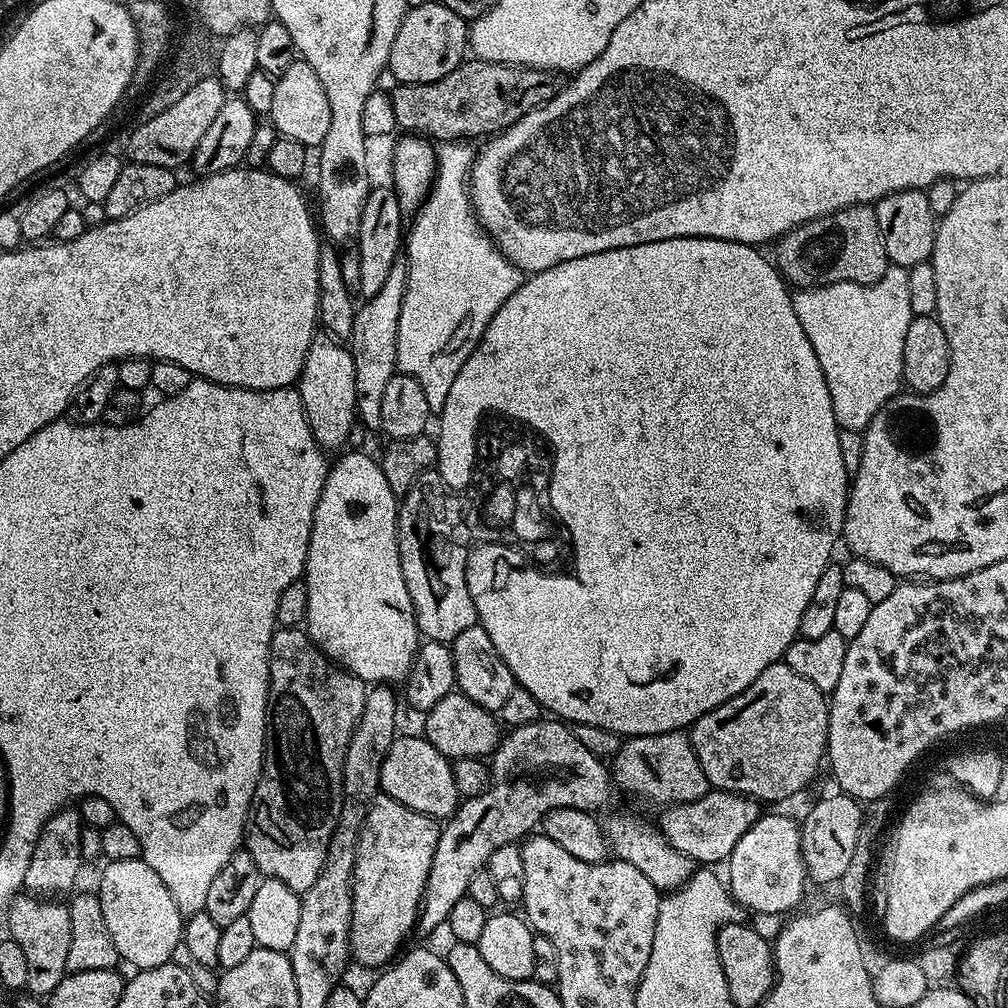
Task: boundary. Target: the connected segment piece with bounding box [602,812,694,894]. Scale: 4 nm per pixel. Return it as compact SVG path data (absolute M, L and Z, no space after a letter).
M620 812L617 816L610 817L608 821L605 819L602 827L604 837L608 839L611 855L615 859L630 862L630 866L635 866L637 870L642 870L642 874L646 874L646 878L650 878L650 882L654 882L654 886L660 889L661 893L667 894L681 888L692 877L694 871L692 859L674 850L653 821L651 824L640 816Z

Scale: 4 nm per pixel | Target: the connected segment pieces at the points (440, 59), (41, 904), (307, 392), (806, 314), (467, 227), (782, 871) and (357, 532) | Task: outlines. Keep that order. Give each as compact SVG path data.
M426 2L404 13L402 26L398 26L398 34L394 34L394 46L390 46L387 71L390 76L392 72L396 84L434 82L458 67L469 48L469 21L454 14L454 10L446 10L446 6L438 2Z
M20 894L12 901L6 917L7 935L18 942L18 946L22 946L22 954L26 954L30 970L26 977L27 991L37 998L47 998L68 972L66 953L70 951L70 914L67 903L56 903L60 902L52 898Z
M317 334L310 342L306 362L300 371L298 391L312 437L325 450L340 447L343 449L352 427L357 427L358 424L354 390L354 358L351 351L341 341L334 340L327 334Z
M890 266L873 284L838 282L821 288L801 288L792 292L792 305L802 330L806 330L806 338L810 338L810 346L814 346L814 354L818 354L818 366L822 366L824 381L830 390L837 425L863 433L874 414L878 414L888 400L893 400L904 384L906 330L910 330L913 317L908 269Z
M464 142L439 145L432 190L420 211L411 217L406 232L408 281L400 326L406 330L407 343L412 343L410 374L422 386L432 414L439 414L446 406L450 385L458 378L466 358L479 346L490 318L498 314L502 302L526 279L525 273L500 253L472 209L468 174L474 152L468 148L471 147Z
M768 814L761 815L758 822L754 822L754 826L750 826L750 830L746 830L746 834L742 834L742 838L738 838L738 846L734 846L734 850L728 855L726 861L728 867L728 876L726 872L726 883L729 892L732 894L733 900L742 907L751 910L753 913L765 912L766 914L785 914L791 913L796 903L804 896L804 884L806 885L806 873L804 870L804 859L802 858L802 850L800 849L800 824L797 821L792 821L788 816L768 816Z
M347 452L329 467L314 510L302 577L306 586L306 631L329 661L340 665L344 671L352 672L369 685L396 686L407 680L416 651L422 643L414 602L410 602L410 590L406 590L406 578L402 578L396 525L398 493L390 490L390 482L386 482L386 474L375 455Z

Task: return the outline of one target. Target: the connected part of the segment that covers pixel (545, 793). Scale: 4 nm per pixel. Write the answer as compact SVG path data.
M541 718L530 726L511 729L490 757L490 776L495 783L485 788L482 794L467 797L440 829L438 846L434 850L434 862L430 862L424 897L420 900L419 931L432 932L435 928L443 929L447 925L450 909L456 905L458 898L468 894L470 878L485 871L487 864L484 863L499 848L523 841L535 829L532 827L535 824L537 827L550 810L573 808L595 813L596 808L602 807L611 798L612 792L614 793L614 781L609 765L583 745L567 723L556 718Z

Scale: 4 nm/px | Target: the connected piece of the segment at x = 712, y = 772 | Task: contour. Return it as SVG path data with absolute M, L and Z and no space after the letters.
M786 663L772 664L742 694L722 702L714 710L702 714L690 729L694 754L706 774L709 785L721 792L737 792L754 800L788 800L796 796L816 776L825 763L828 746L828 700L825 693L806 682L802 674L794 674Z

